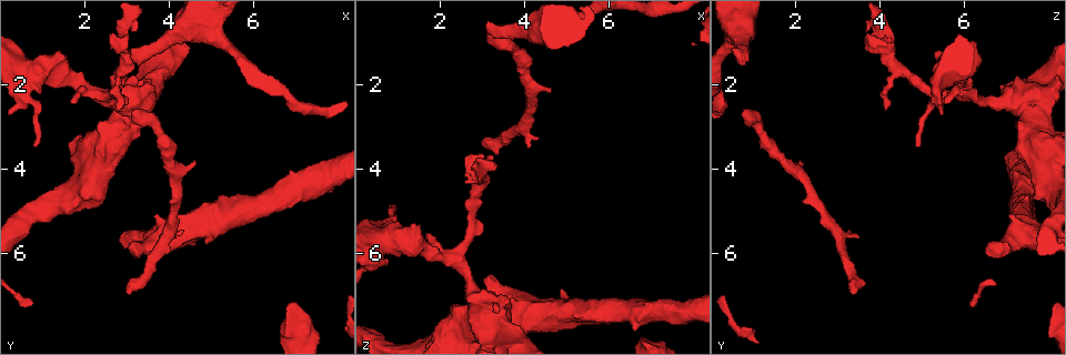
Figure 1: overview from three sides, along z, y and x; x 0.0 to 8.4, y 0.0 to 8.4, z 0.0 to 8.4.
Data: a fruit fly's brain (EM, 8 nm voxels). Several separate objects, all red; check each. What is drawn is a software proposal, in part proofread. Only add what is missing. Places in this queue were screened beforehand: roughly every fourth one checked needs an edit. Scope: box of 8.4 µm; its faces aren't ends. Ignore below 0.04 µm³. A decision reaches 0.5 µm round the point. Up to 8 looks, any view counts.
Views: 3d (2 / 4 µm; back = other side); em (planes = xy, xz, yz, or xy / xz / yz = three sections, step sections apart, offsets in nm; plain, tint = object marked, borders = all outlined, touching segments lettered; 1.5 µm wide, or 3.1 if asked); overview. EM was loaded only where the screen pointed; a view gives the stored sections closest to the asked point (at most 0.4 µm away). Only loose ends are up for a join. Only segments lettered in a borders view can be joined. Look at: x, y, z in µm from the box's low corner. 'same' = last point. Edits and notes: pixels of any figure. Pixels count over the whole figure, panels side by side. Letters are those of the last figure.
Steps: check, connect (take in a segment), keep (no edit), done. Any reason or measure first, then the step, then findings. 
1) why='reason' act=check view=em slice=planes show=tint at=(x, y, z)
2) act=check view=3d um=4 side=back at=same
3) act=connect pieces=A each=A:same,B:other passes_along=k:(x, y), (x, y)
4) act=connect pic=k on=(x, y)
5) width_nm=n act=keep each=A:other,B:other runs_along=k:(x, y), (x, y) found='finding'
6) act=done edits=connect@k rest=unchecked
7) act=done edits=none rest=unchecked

why='thin end' act=check view=em slice=planes show=borders at=(0.80, 3.40, 4.90)

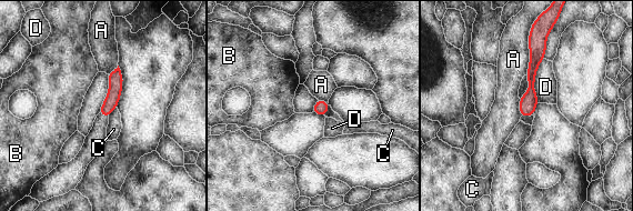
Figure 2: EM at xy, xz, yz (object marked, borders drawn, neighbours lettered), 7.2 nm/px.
act=keep each=A:other,B:other,C:other,D:other runs_along=2:(536, 41), (531, 94), (523, 113) found='none of them fits'

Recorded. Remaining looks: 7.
act=check view=3d um=2 at=(3.00, 7.00, 3.30)

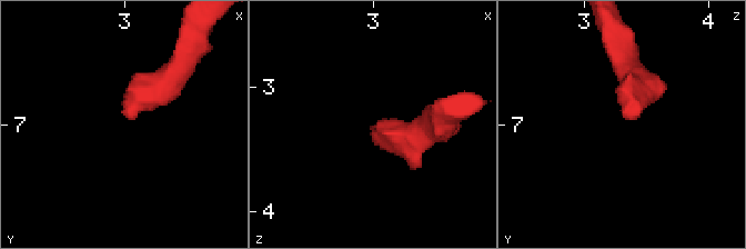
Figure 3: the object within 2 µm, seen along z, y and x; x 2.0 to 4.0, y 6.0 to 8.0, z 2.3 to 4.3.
why='need the tissue' act=check view=em slice=planes show=tint at=(3.02, 6.94, 3.36)

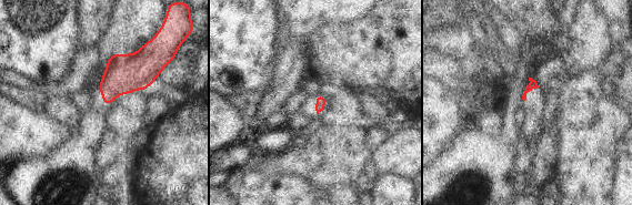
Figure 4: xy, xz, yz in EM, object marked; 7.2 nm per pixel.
why='see the neighbours' act=check view=em slice=planes show=borders at=same

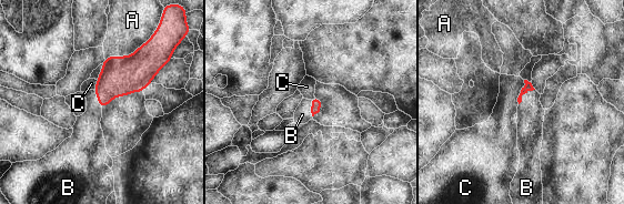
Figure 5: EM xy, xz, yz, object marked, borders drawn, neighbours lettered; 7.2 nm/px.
act=connect pic=5 on=(530, 120) each=A:other,B:same,C:other passes_along=5:(527, 87), (523, 93), (530, 120) found='the neuron continues'

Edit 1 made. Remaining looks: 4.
why='redraw' act=check view=overview

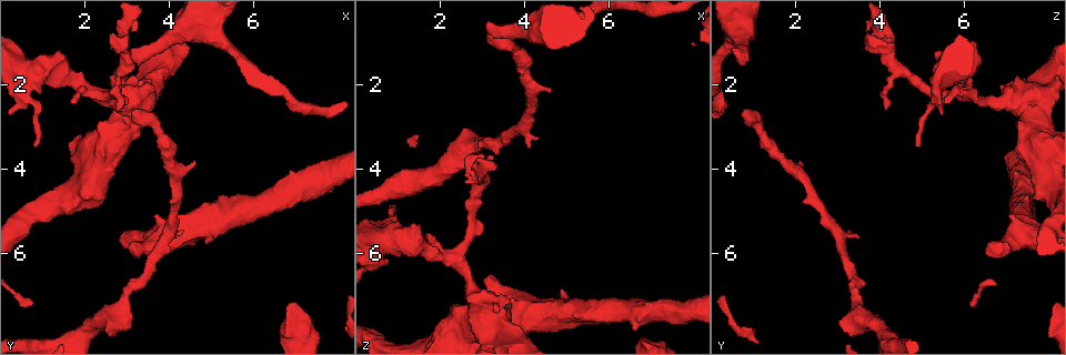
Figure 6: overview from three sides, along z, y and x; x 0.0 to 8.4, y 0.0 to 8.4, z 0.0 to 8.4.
why='stops while still wide' act=check view=em slice=xy step=4 show=tint at=(3.20, 6.00, 6.50)

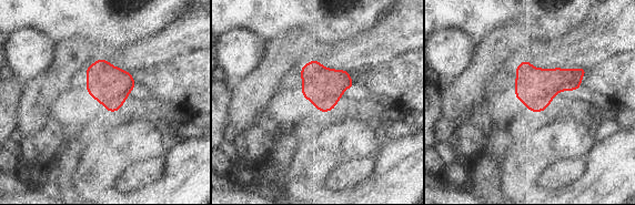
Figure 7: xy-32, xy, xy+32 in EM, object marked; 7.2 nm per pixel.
act=check view=em slice=planes show=borders at=same

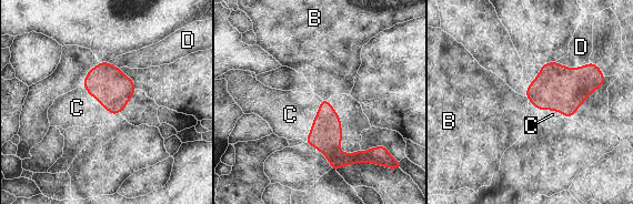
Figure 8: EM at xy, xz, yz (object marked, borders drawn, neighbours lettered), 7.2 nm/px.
act=connect pic=8 on=(290, 114) each=B:other,C:same,D:other passes_along=8:(325, 135), (313, 120), (290, 114) found='the neuron continues'

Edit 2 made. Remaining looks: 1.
act=done edits=connect@5,connect@8 rest=unchecked

